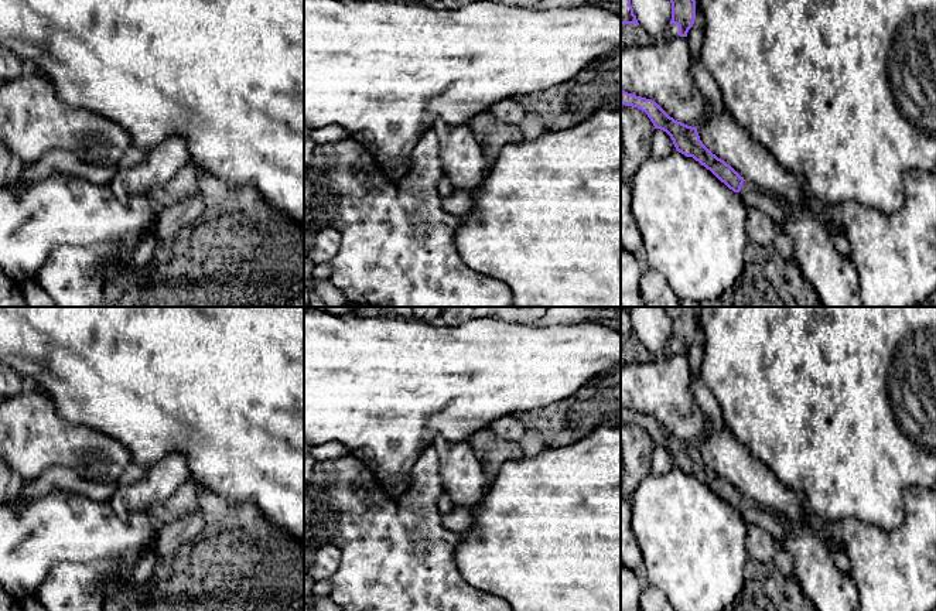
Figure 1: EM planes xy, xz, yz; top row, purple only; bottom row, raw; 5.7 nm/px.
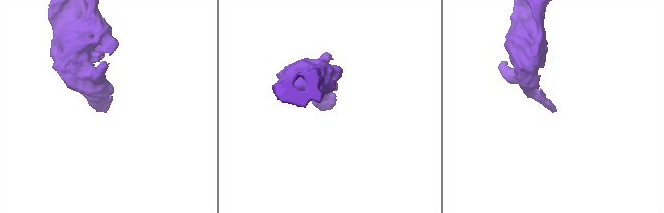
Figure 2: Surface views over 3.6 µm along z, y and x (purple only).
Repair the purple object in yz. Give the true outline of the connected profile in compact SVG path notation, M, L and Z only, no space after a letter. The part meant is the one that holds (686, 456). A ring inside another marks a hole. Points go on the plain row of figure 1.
M622 406L621 420L645 429L655 446L660 446L670 453L679 470L693 474L710 487L730 506L738 509L747 523L761 526L776 543L783 539L789 525L788 519L769 506L762 506L745 496L730 481L713 471L700 457L697 444L674 437L655 417L628 410Z

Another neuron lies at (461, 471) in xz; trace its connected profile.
M443 436L433 440L440 464L443 491L457 506L472 508L482 501L488 479L468 441L448 443Z

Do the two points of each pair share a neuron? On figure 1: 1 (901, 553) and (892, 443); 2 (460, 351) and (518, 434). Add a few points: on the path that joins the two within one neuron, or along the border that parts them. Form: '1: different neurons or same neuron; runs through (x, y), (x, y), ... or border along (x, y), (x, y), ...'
1: different neurons; border along (904, 494), (904, 521), (898, 526), (867, 525)
2: different neurons; border along (512, 413), (502, 415), (487, 426)

